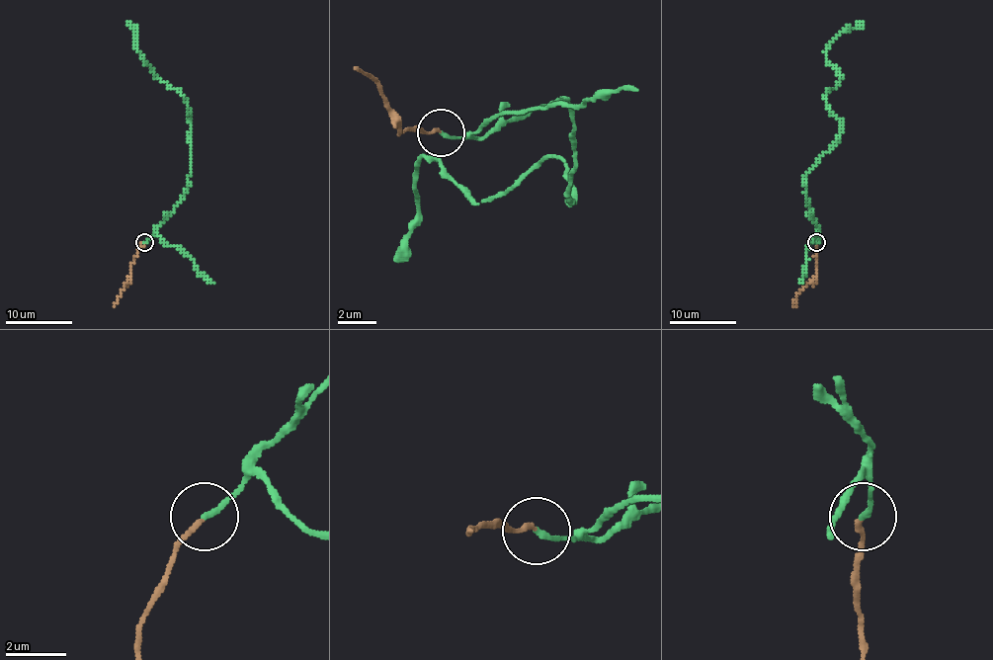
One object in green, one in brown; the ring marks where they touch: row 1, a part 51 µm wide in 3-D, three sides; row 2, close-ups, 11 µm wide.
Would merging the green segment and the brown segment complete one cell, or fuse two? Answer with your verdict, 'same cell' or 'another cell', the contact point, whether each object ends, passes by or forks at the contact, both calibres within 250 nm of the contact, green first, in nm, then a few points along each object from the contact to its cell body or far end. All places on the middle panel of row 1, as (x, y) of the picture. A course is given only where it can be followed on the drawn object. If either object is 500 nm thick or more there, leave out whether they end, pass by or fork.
another cell; place (441, 132); green ends; brown ends; calibres 190 and 150 nm; course green (443, 134), (480, 138), (565, 96), (570, 201), (565, 162), (541, 158), (475, 201), (423, 158), (399, 262); course brown (443, 134), (419, 129), (399, 134), (399, 115), (380, 87), (352, 67)

